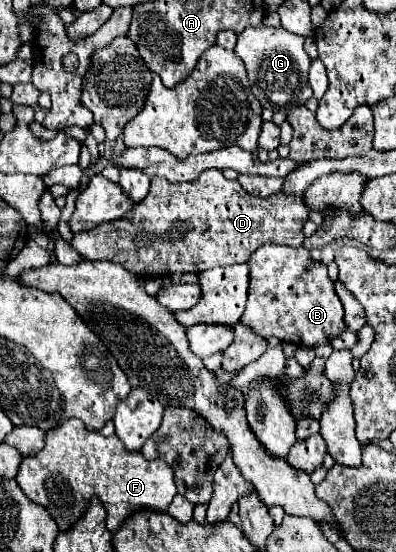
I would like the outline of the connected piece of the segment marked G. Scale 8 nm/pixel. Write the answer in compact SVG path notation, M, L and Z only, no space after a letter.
M266 25L246 27L246 31L238 35L234 51L244 61L248 79L252 83L252 93L256 95L256 99L264 109L290 111L296 105L304 105L312 97L308 85L310 57L304 51L302 35L294 35L284 27L266 27Z

